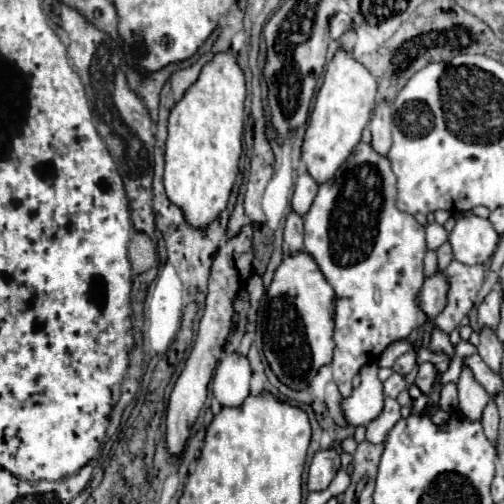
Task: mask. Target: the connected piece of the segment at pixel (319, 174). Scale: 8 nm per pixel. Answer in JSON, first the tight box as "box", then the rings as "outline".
{"box":[302,48,376,184],"outline":[[[338,48],[324,72],[324,84],[318,90],[314,110],[310,114],[306,136],[302,144],[302,160],[310,176],[322,184],[328,182],[334,172],[346,162],[352,148],[360,142],[360,132],[366,128],[370,112],[376,102],[376,78],[360,64],[350,52]]]}

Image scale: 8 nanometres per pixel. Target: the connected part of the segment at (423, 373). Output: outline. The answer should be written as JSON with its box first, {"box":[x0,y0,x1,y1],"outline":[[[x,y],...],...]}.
{"box":[416,362,438,394],"outline":[[[424,362],[418,366],[418,378],[416,378],[416,386],[422,390],[422,394],[430,394],[430,388],[436,380],[436,374],[438,374],[438,368],[432,364],[432,362]]]}

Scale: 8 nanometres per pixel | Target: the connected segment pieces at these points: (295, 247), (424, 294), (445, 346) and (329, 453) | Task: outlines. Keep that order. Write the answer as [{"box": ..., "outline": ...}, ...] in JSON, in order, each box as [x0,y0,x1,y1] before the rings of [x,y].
[{"box":[284,210,304,254],"outline":[[[292,210],[292,212],[288,214],[286,226],[284,226],[284,252],[286,252],[286,254],[294,254],[294,252],[302,250],[302,248],[304,248],[302,238],[304,238],[302,216]]]},{"box":[418,274,446,320],"outline":[[[436,274],[432,278],[424,280],[424,286],[418,294],[420,306],[426,312],[426,316],[432,320],[446,304],[446,278],[442,274]]]},{"box":[430,324,454,358],"outline":[[[432,324],[432,338],[430,338],[430,352],[442,352],[448,358],[454,356],[454,344],[450,342],[448,334],[444,330],[438,330],[438,326]]]},{"box":[308,448,340,490],"outline":[[[334,448],[318,450],[312,458],[310,470],[308,470],[308,490],[324,490],[332,482],[336,470],[340,468],[340,456]]]}]

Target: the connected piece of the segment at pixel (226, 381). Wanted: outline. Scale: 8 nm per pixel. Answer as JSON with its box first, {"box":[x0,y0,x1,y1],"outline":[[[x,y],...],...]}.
{"box":[212,352,252,406],"outline":[[[230,352],[226,354],[214,374],[212,390],[222,406],[240,406],[250,394],[252,368],[246,356]]]}

